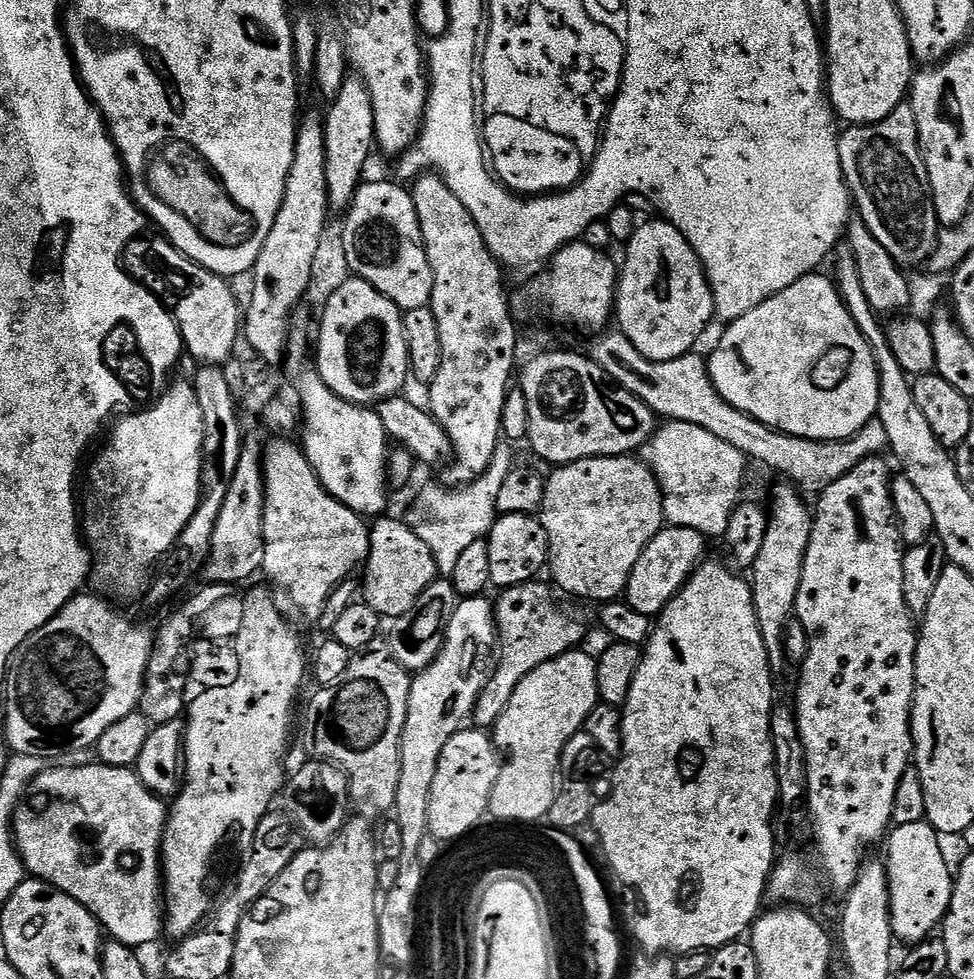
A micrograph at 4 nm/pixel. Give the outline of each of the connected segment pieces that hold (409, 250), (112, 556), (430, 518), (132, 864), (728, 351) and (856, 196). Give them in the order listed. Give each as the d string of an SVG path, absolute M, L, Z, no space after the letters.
M376 180L373 184L361 183L343 220L344 260L352 267L353 277L370 282L370 286L374 286L383 296L390 298L390 302L400 307L403 313L431 305L434 274L430 270L430 258L426 258L424 239L418 214L414 210L412 193L407 187L399 188L398 185L387 184L384 180Z
M187 379L175 380L159 393L160 401L153 408L133 416L121 415L111 425L112 433L110 428L108 441L107 436L103 441L104 449L88 468L88 481L82 484L83 491L84 488L88 491L82 496L82 535L94 561L90 584L96 587L93 589L97 593L111 598L117 605L143 601L150 585L150 576L144 571L155 560L173 551L179 536L198 510L203 470L202 409L193 385Z
M504 454L490 458L486 470L474 482L459 486L445 486L443 483L428 484L416 496L412 509L406 515L406 522L430 546L434 554L436 571L441 577L451 578L459 556L474 542L485 539L496 525L498 493L506 474L514 467L514 460Z
M89 762L67 767L49 767L41 772L38 777L38 788L41 788L44 792L38 793L36 797L33 795L31 798L25 799L20 807L16 809L14 831L20 855L24 857L25 869L35 879L45 880L48 884L53 884L58 890L70 894L70 898L74 898L79 904L86 906L86 910L90 910L90 914L96 917L96 921L99 922L101 929L111 939L116 940L119 944L125 944L128 948L143 949L143 944L154 943L164 932L165 913L162 911L162 837L169 809L161 797L157 796L156 793L143 784L132 768L115 768L99 762Z
M822 272L804 275L797 282L794 282L793 286L786 286L786 290L766 298L766 302L754 306L754 310L742 314L742 318L731 321L725 328L728 329L721 334L720 341L717 342L712 356L707 357L708 373L718 390L718 394L722 394L722 398L726 398L726 402L730 402L730 406L734 406L734 410L742 410L742 414L746 414L779 432L785 432L798 438L810 438L811 440L845 440L858 434L858 430L862 430L862 426L866 426L866 422L877 419L880 384L875 354L872 352L870 342L855 324L850 310L847 309L843 298L840 296L839 288L829 275L826 277L822 275Z
M911 103L898 105L877 124L845 129L839 137L840 165L855 211L866 222L870 234L890 250L897 264L923 265L936 242L938 221Z

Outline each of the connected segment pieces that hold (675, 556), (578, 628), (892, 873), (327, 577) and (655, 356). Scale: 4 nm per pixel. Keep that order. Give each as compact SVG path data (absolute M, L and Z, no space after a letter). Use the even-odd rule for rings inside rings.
M671 526L661 528L646 546L646 550L642 550L638 562L634 562L634 570L630 570L626 603L638 610L638 614L646 614L650 618L659 617L660 611L683 590L697 564L705 559L704 544L706 538L698 530Z
M529 582L506 588L499 593L500 597L495 597L498 663L471 715L475 727L481 730L491 729L498 722L502 710L506 710L510 702L510 694L518 690L518 682L522 682L530 670L538 670L542 662L550 662L581 647L586 624L552 597L551 587L548 589L540 583Z
M927 819L910 822L910 826L895 825L886 837L888 844L888 889L890 890L890 914L892 915L892 934L897 941L905 940L905 945L911 946L929 939L932 932L941 927L948 914L948 907L952 901L952 885L954 883L953 869L948 869L948 860L940 849L942 837Z
M288 438L280 439L284 440L272 440L269 444L265 443L262 448L262 467L264 470L264 566L262 572L263 575L268 575L269 578L288 595L289 602L292 603L306 619L316 622L319 621L320 615L322 614L322 610L326 604L326 598L330 596L340 583L353 575L352 571L354 571L356 567L359 569L361 565L367 561L368 551L370 550L370 538L368 537L370 528L366 523L365 517L354 510L350 510L342 502L338 502L324 489L322 482L318 478L318 474L314 474L312 463L304 457L304 449L299 443L291 444Z
M655 218L655 219L656 220L648 220L645 222L645 224L643 221L643 223L641 223L634 230L634 234L629 238L626 247L623 249L623 252L625 251L624 252L624 264L623 264L623 260L622 260L622 267L619 269L619 272L618 272L618 287L616 290L616 302L614 305L614 320L615 320L615 323L617 323L617 322L620 323L620 325L618 325L618 328L619 328L619 331L622 333L623 339L625 341L627 341L627 343L629 345L631 345L631 347L637 348L643 356L645 356L646 358L650 358L654 362L670 362L674 358L678 358L679 356L685 356L688 352L693 351L693 349L695 349L697 347L696 343L699 342L700 335L702 335L703 332L707 330L708 323L710 323L711 320L714 320L714 317L716 316L716 307L714 306L714 298L712 297L712 285L709 284L708 276L704 272L704 267L702 266L702 262L698 258L698 254L690 246L690 242L686 242L686 238L684 237L684 235L681 234L681 232L679 232L674 227L674 225L669 224L667 220L665 220L663 218Z

